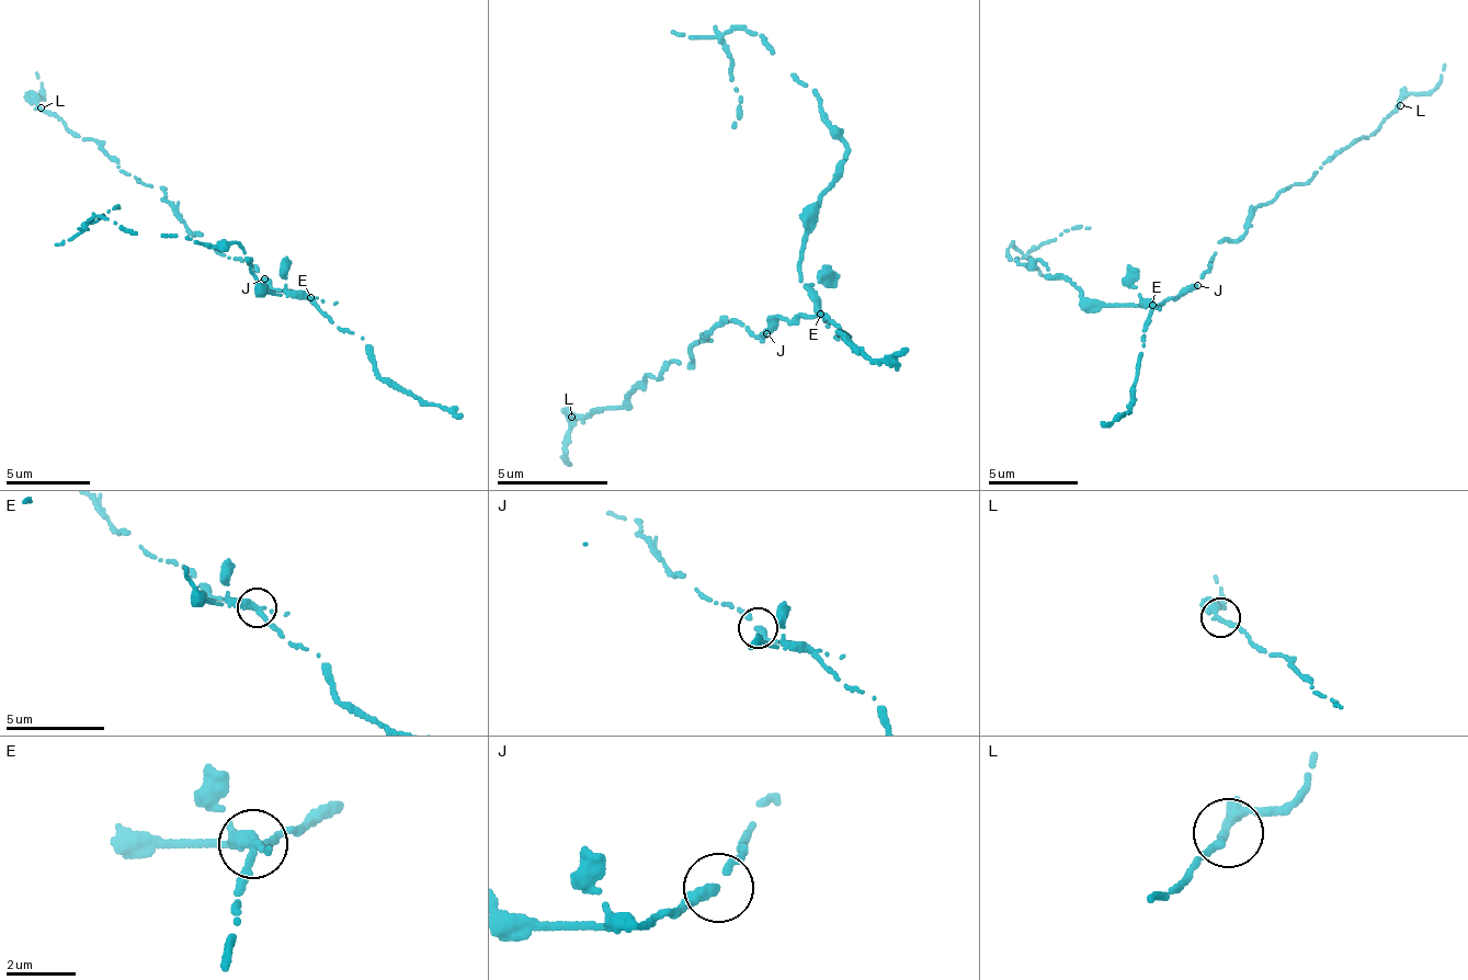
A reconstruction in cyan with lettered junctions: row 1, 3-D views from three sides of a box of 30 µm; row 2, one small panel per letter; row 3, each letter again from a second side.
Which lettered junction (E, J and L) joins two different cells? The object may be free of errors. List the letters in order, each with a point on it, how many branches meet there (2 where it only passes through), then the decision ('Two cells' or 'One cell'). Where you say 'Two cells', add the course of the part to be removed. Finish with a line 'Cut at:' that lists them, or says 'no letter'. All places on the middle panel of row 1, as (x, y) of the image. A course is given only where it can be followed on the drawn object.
E: Place: (820, 314). Branches: 3. Two cells. Course of the part to remove: (822, 311), (798, 252), (846, 155), (821, 101), (750, 30), (728, 31), (724, 53), (740, 98), (730, 126)
J: Place: (766, 333). Branches: 2. One cell
L: Place: (571, 417). Branches: 3. One cell
Cut at: E

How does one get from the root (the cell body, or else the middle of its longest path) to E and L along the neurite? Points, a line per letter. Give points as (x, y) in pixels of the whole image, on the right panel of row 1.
E: (1195, 285), (1176, 298), (1160, 300), (1161, 305), (1150, 304)
L: (1195, 285), (1212, 269), (1221, 240), (1243, 232), (1255, 207), (1312, 179), (1329, 158), (1375, 134), (1400, 105)

